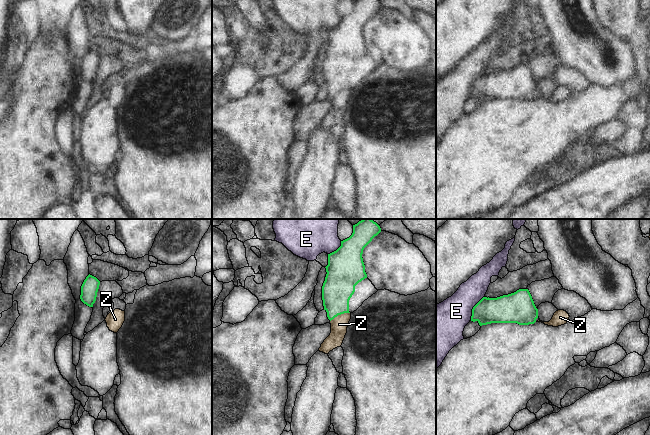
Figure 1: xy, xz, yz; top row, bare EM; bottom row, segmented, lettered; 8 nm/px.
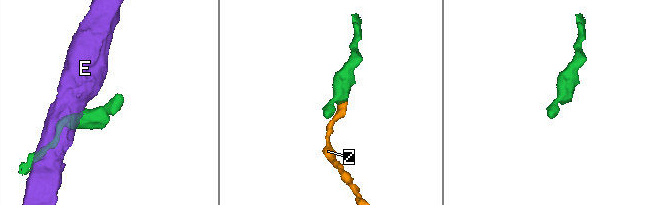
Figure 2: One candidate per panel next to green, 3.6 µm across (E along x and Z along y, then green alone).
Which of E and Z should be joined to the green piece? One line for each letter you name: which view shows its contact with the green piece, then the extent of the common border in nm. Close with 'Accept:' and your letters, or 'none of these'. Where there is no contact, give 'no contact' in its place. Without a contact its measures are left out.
Z: xz | 180 nm
Accept: Z

